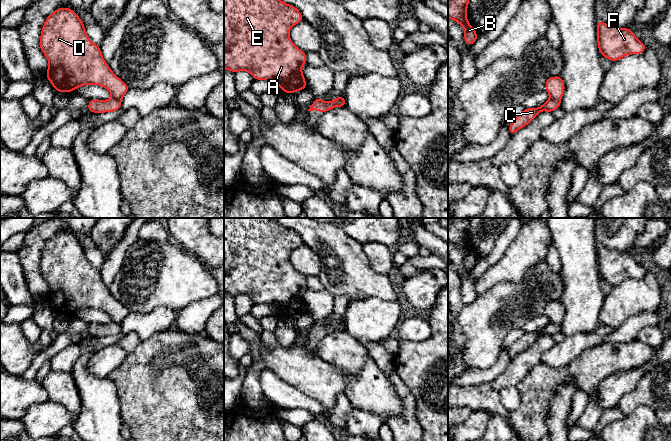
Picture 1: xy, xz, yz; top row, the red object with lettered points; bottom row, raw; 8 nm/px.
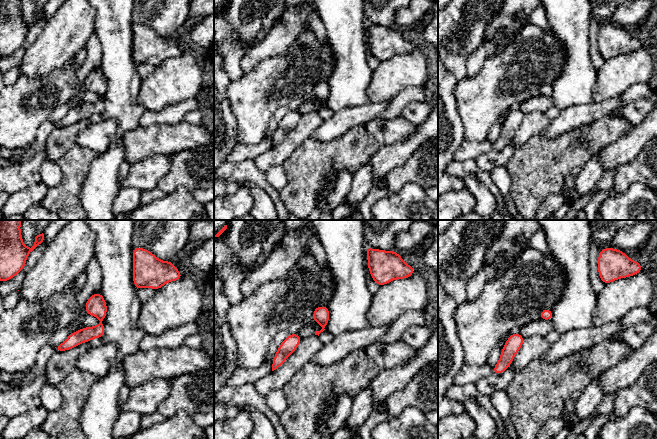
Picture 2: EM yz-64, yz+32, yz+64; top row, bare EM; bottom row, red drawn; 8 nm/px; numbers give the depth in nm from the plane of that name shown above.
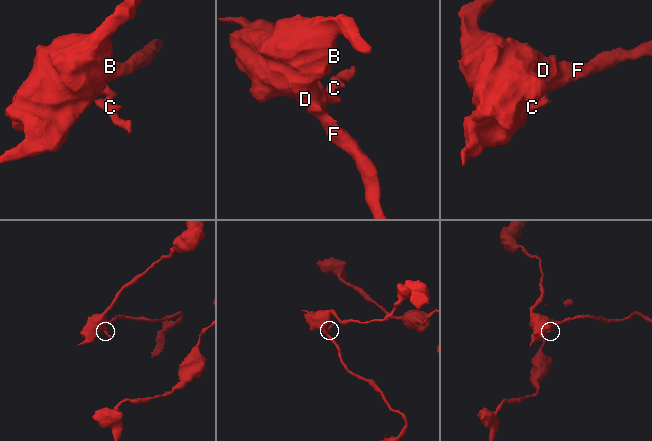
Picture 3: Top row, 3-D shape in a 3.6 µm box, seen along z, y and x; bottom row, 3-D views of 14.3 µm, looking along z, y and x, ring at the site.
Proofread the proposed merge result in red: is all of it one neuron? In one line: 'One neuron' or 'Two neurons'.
Two neurons

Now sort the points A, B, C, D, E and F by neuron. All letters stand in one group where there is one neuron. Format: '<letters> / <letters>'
A B D E F / C

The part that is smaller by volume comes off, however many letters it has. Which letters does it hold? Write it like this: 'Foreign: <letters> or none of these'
Foreign: C

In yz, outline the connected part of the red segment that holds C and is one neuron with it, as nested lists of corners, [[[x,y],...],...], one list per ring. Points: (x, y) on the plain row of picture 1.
[[[550,322],[540,331],[525,332],[508,350],[509,359],[513,360],[518,354],[530,348],[538,337],[543,335],[553,337],[556,333],[560,331],[561,326],[559,324]]]

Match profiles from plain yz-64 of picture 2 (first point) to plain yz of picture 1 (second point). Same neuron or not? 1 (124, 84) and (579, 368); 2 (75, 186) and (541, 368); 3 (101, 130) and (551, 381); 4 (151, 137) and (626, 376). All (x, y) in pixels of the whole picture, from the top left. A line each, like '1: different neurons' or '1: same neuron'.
1: different neurons
2: same neuron
3: different neurons
4: different neurons

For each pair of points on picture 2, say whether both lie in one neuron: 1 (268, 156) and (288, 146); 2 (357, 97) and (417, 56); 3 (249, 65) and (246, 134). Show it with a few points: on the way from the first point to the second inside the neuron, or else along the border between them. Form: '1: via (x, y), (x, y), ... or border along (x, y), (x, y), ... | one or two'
1: via (273, 156), (283, 150) | one
2: border along (373, 72), (367, 90), (367, 100) | two
3: border along (268, 58), (265, 58), (244, 74) | two

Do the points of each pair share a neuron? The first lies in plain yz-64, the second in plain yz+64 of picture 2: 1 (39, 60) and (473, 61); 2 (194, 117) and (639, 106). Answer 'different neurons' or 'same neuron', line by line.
1: same neuron
2: same neuron

